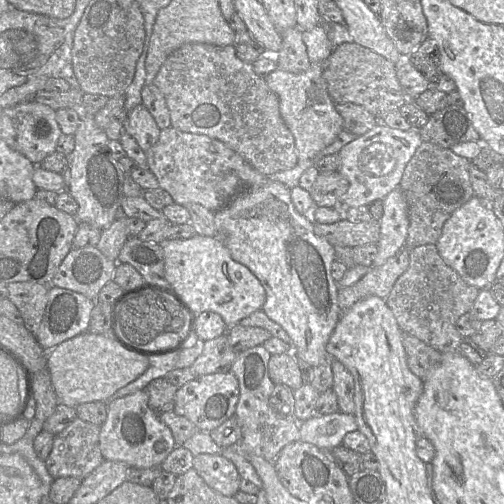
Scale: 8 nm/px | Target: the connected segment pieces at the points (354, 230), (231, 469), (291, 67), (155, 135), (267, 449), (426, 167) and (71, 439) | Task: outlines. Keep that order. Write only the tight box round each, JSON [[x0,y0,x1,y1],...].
[[314,217,380,247],[193,454,241,497],[275,26,311,73],[124,103,161,152],[229,345,299,461],[400,141,475,249],[45,418,105,480]]

